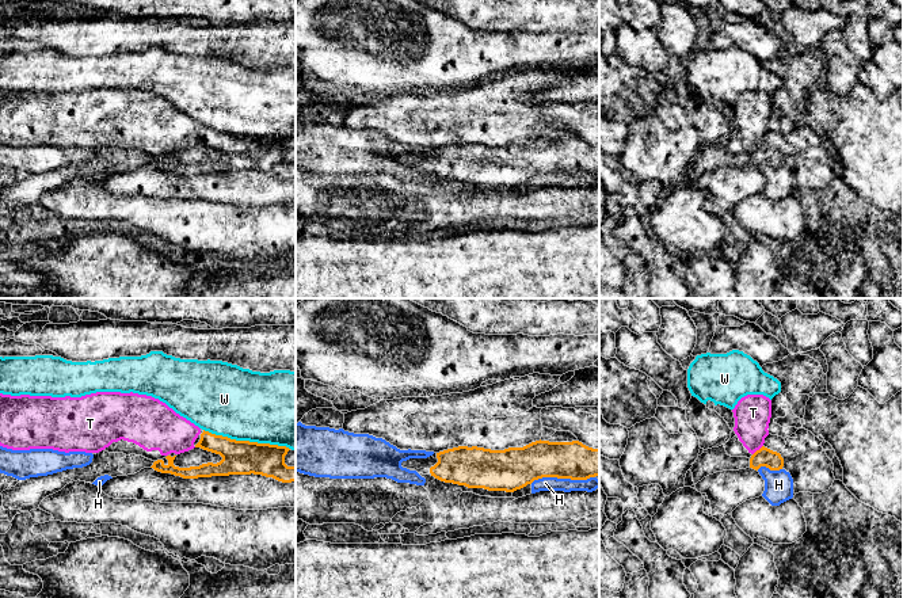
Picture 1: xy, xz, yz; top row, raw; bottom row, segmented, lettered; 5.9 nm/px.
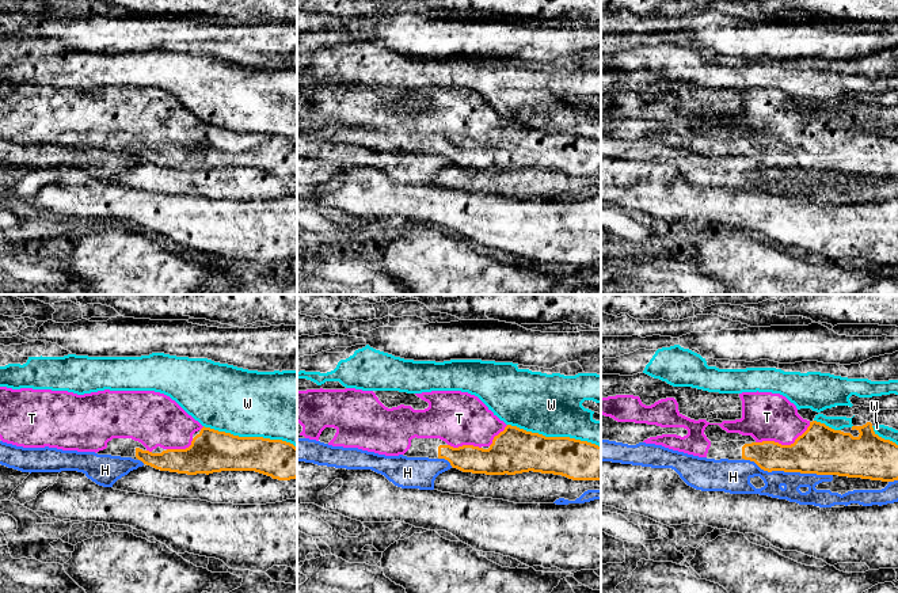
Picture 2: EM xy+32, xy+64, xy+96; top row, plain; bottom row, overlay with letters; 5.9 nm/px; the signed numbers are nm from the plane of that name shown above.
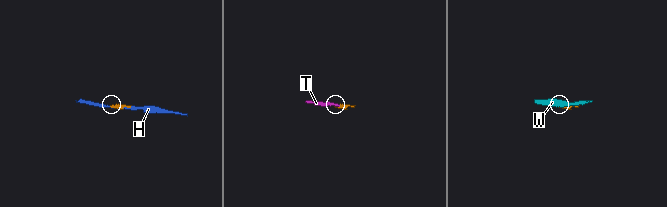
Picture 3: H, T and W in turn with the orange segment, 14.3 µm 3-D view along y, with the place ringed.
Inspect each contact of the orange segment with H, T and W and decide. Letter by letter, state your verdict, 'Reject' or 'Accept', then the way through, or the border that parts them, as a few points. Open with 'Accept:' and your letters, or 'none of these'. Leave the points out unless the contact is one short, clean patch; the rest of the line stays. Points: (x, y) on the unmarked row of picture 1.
Accept: T
H: Reject
T: Accept. Path across: yz (764, 153), (757, 147), (753, 137), (753, 109)
W: Reject

